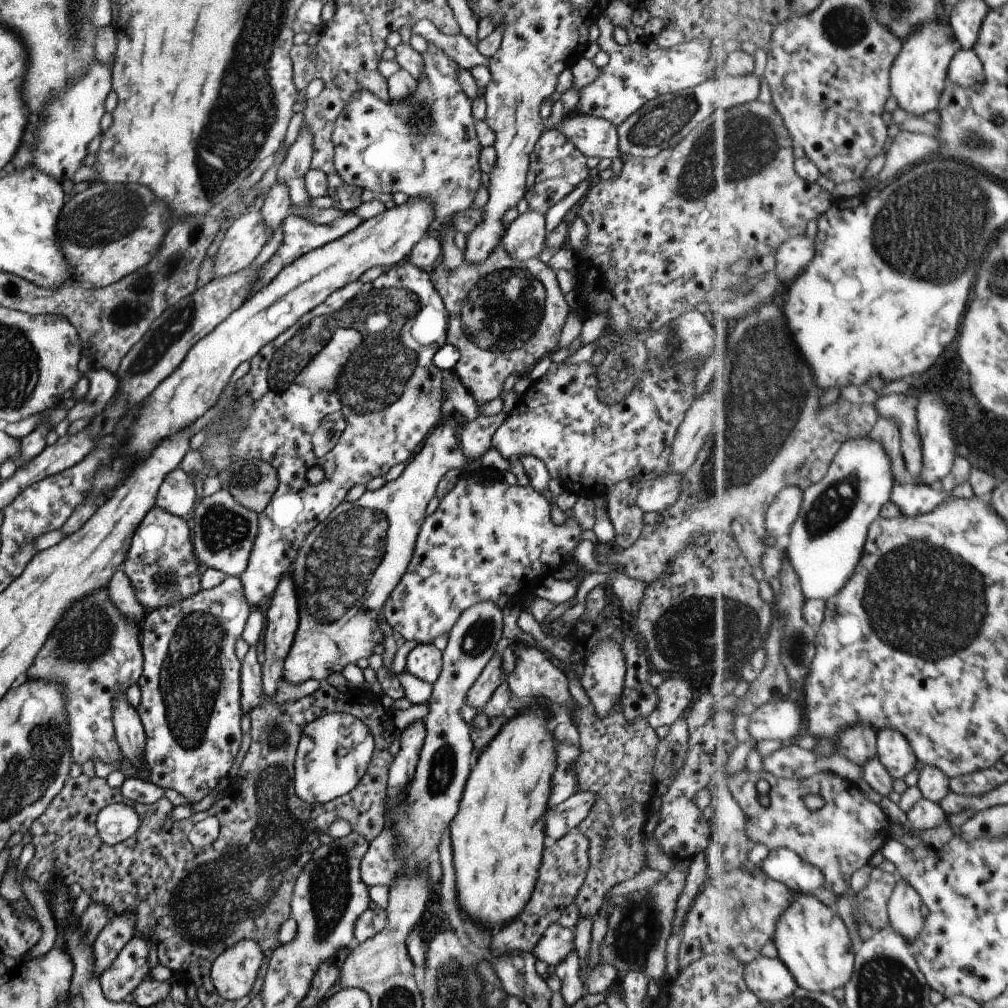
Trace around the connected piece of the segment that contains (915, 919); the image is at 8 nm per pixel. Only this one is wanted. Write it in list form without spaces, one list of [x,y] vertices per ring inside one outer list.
[[[905,878],[897,881],[889,904],[890,926],[912,945],[923,932],[926,917],[921,914],[922,896]]]

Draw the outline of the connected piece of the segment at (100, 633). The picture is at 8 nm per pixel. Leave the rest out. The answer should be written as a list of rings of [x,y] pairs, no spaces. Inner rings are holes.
[[[105,587],[103,590],[91,592],[85,598],[73,602],[61,614],[59,622],[51,628],[51,634],[47,634],[43,648],[35,654],[33,664],[27,668],[26,679],[43,680],[43,682],[51,680],[51,682],[59,682],[63,688],[65,710],[67,710],[67,732],[69,732],[67,740],[69,740],[71,761],[75,764],[83,764],[87,760],[93,763],[99,760],[103,764],[123,762],[112,727],[111,708],[113,708],[115,694],[125,692],[129,686],[136,684],[141,676],[143,657],[138,638],[138,624],[123,618],[123,614],[119,614],[115,604],[111,604],[111,598]]]

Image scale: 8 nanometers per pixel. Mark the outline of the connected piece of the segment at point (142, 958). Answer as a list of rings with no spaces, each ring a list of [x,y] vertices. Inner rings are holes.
[[[131,936],[117,952],[115,960],[99,975],[100,988],[109,1002],[123,1003],[130,999],[136,984],[148,974],[148,941]]]

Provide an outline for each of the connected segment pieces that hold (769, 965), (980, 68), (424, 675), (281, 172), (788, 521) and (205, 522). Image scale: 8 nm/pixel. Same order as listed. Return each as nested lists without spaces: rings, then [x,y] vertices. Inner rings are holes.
[[[763,955],[746,963],[746,981],[759,1000],[773,1004],[790,997],[799,987],[790,967],[781,958]]]
[[[960,47],[950,64],[950,76],[965,88],[981,88],[985,84],[985,67],[974,48]]]
[[[417,643],[406,657],[404,668],[415,676],[418,682],[423,682],[426,687],[439,676],[441,670],[441,651],[433,643]]]
[[[307,128],[298,130],[295,142],[289,146],[275,174],[275,182],[287,187],[290,204],[299,210],[311,206],[311,197],[303,186],[303,176],[310,169],[312,152],[311,132]]]
[[[799,486],[784,488],[771,503],[765,526],[771,541],[785,541],[803,506],[804,491]]]
[[[225,489],[209,496],[200,495],[199,503],[188,520],[191,546],[202,570],[218,570],[227,577],[238,577],[245,567],[249,550],[257,534],[257,515],[237,504]]]

